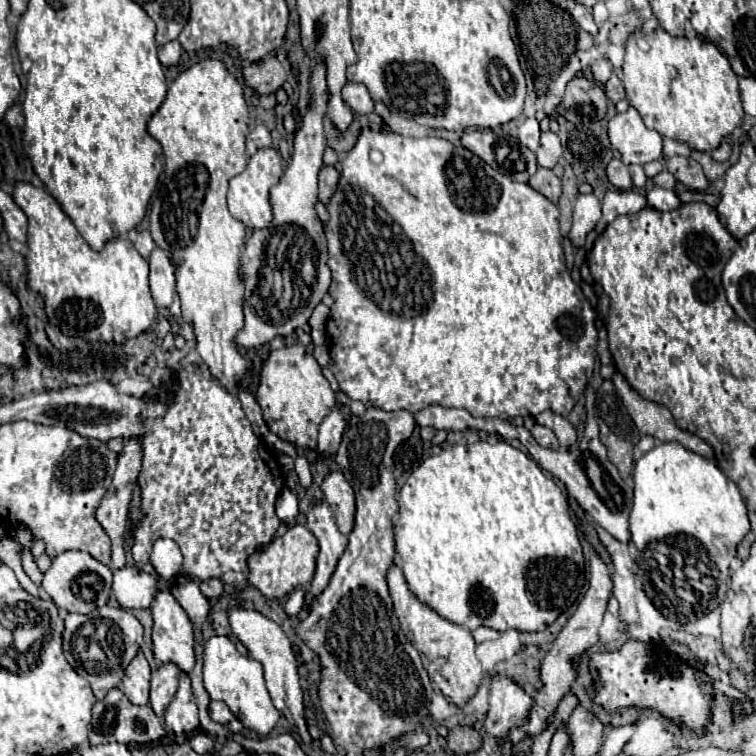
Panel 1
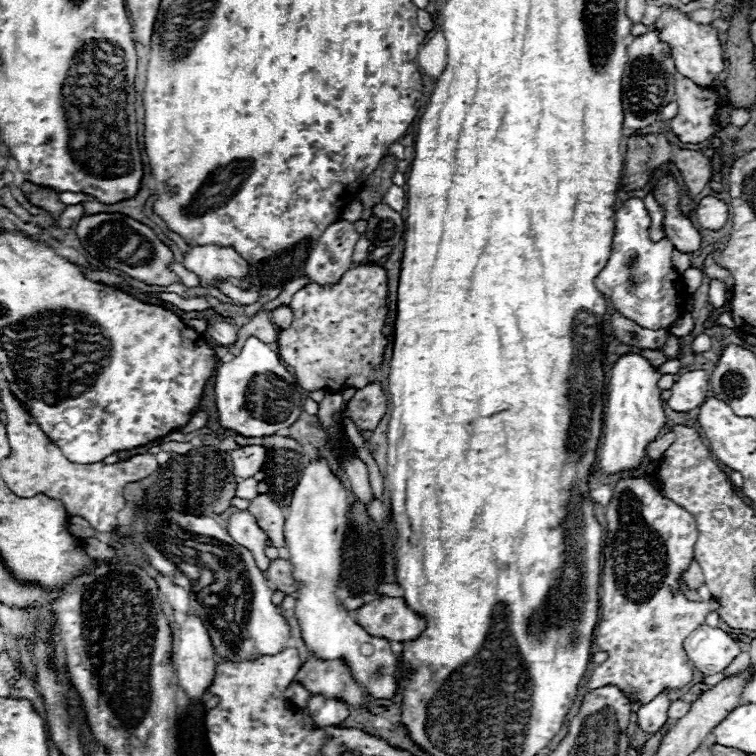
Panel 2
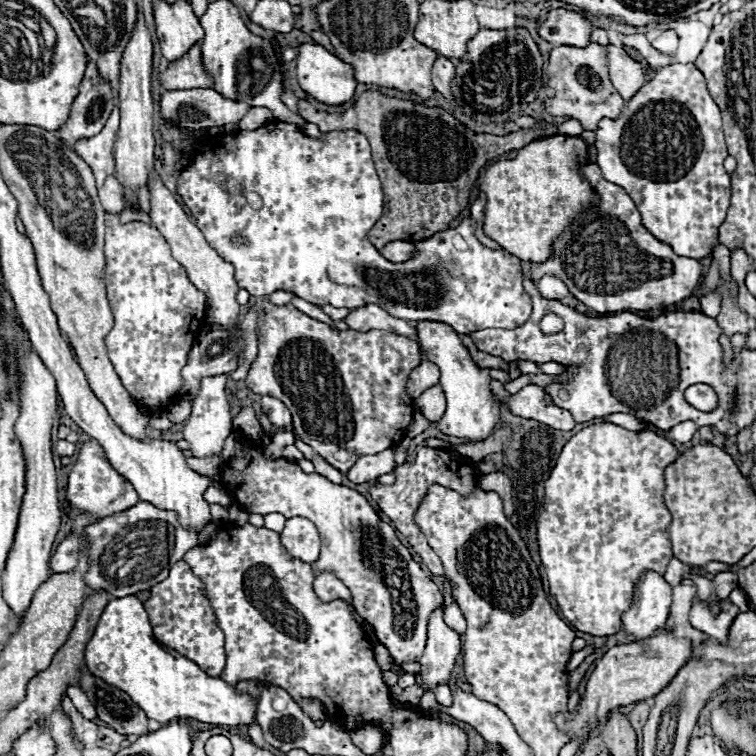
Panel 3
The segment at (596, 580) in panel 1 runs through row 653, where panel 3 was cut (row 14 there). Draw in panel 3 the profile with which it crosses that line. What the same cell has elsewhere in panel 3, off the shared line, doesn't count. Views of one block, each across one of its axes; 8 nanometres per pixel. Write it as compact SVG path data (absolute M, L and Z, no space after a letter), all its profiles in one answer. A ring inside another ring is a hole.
M552 10L540 28L540 36L556 46L578 46L586 48L590 44L592 22L582 12L572 10Z

